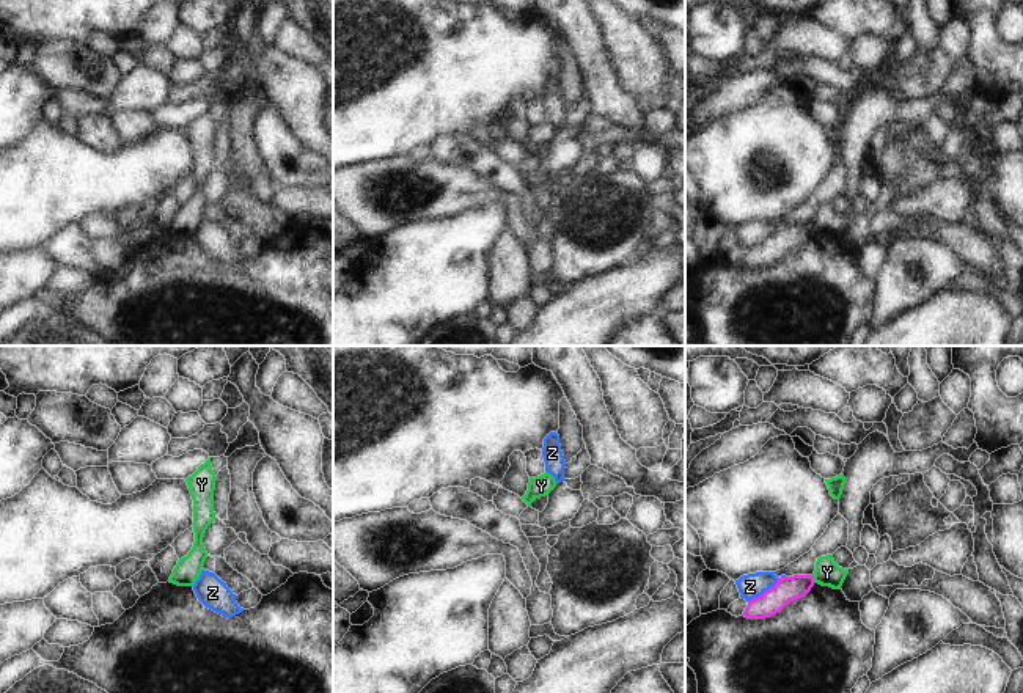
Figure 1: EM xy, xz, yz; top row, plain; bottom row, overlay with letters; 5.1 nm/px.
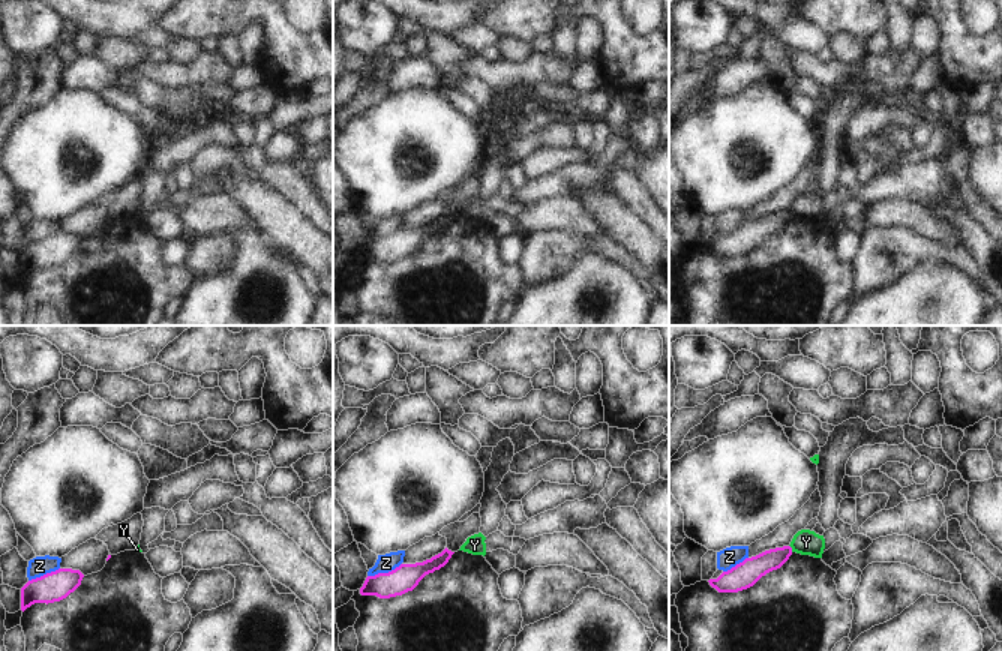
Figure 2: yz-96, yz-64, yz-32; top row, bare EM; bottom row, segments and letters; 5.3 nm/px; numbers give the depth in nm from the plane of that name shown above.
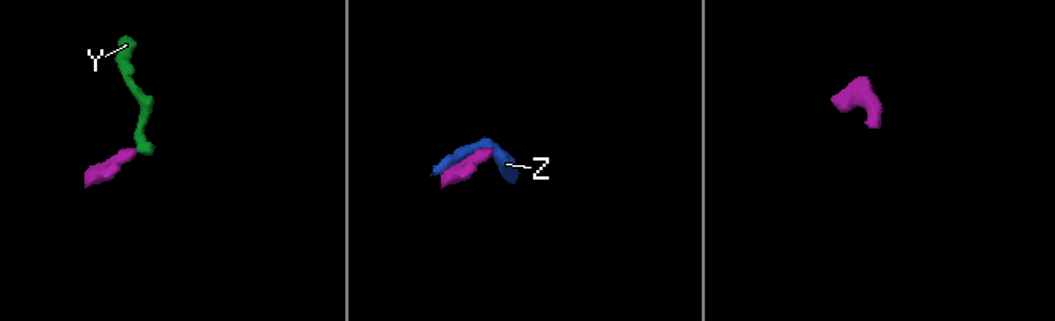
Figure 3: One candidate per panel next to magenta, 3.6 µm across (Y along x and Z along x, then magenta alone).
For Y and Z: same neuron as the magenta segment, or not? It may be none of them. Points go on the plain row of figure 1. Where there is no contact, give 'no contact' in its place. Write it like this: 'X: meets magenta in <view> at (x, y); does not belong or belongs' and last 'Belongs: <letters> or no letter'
Y: meets magenta in yz at (813, 227); does not belong
Z: meets magenta in yz at (766, 239); does not belong
Belongs: no letter

